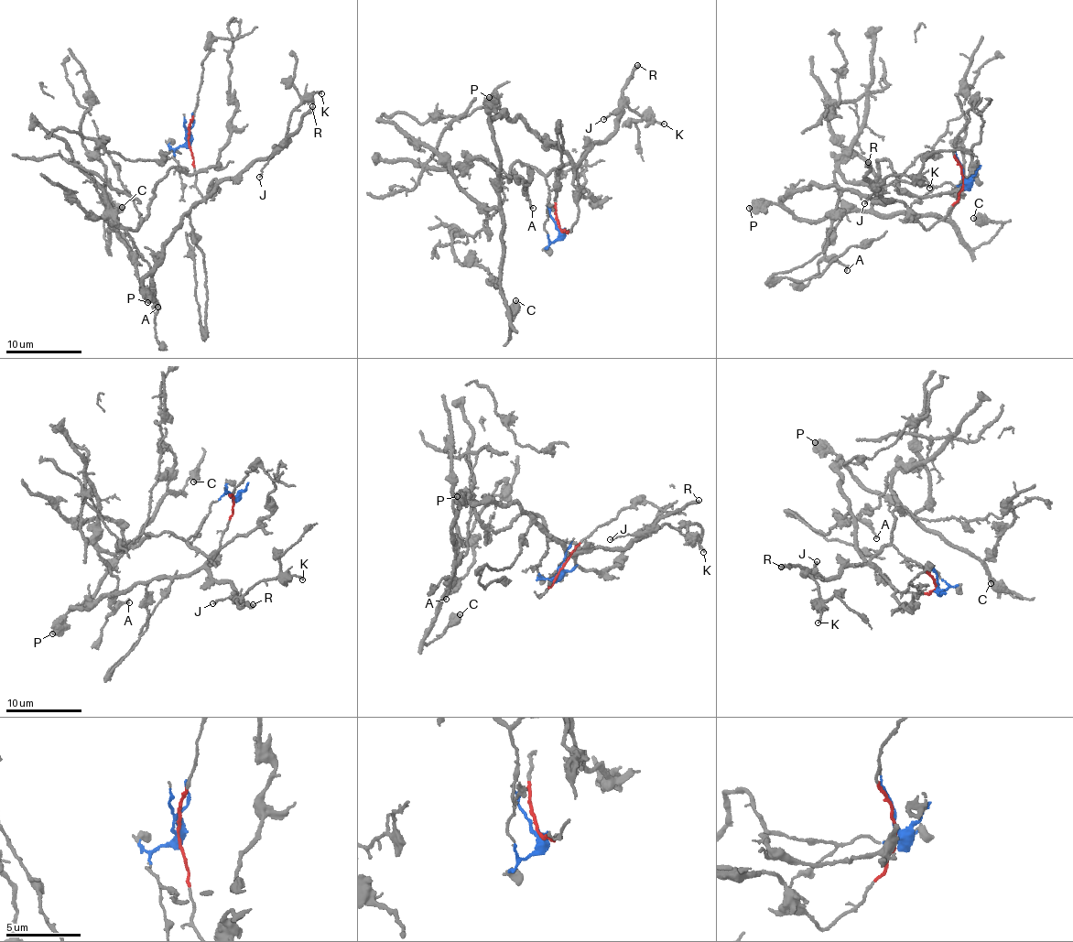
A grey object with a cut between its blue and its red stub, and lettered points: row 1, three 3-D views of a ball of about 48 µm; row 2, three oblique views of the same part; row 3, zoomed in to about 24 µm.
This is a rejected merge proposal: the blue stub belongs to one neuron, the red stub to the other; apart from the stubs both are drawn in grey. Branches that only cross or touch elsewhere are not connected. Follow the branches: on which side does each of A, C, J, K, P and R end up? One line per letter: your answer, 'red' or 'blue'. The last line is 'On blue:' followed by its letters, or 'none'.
A: blue
C: red
J: red
K: red
P: red
R: red
On blue: A

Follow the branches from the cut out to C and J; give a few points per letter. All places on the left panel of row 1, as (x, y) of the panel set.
C: (189, 137), (196, 187), (217, 188), (142, 287), (114, 226), (106, 243), (106, 206), (123, 207)
J: (189, 137), (196, 187), (204, 199), (210, 186), (241, 174), (275, 153), (258, 178)

